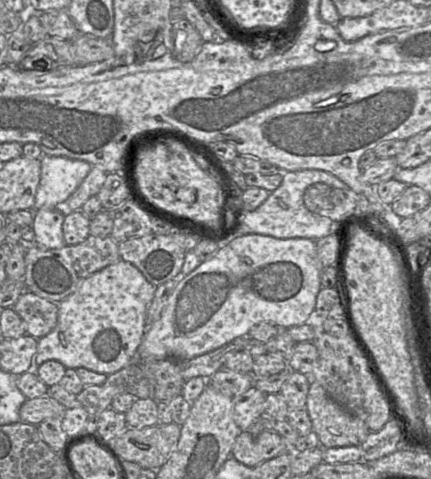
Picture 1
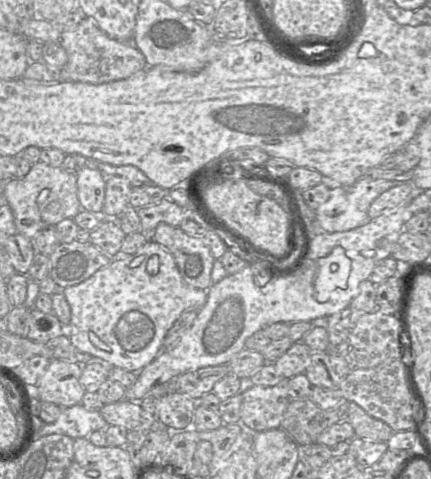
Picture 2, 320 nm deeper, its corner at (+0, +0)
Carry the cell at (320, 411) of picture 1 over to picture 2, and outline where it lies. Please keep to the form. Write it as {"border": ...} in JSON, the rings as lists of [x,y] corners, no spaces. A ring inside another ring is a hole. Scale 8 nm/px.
{"border":[[[347,402],[347,422],[354,428],[355,437],[374,442],[387,442],[394,430],[385,422],[370,416],[354,402]]]}

